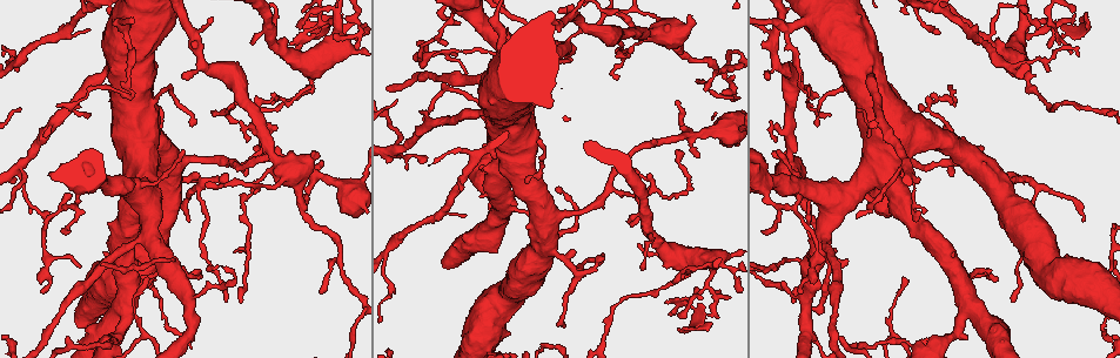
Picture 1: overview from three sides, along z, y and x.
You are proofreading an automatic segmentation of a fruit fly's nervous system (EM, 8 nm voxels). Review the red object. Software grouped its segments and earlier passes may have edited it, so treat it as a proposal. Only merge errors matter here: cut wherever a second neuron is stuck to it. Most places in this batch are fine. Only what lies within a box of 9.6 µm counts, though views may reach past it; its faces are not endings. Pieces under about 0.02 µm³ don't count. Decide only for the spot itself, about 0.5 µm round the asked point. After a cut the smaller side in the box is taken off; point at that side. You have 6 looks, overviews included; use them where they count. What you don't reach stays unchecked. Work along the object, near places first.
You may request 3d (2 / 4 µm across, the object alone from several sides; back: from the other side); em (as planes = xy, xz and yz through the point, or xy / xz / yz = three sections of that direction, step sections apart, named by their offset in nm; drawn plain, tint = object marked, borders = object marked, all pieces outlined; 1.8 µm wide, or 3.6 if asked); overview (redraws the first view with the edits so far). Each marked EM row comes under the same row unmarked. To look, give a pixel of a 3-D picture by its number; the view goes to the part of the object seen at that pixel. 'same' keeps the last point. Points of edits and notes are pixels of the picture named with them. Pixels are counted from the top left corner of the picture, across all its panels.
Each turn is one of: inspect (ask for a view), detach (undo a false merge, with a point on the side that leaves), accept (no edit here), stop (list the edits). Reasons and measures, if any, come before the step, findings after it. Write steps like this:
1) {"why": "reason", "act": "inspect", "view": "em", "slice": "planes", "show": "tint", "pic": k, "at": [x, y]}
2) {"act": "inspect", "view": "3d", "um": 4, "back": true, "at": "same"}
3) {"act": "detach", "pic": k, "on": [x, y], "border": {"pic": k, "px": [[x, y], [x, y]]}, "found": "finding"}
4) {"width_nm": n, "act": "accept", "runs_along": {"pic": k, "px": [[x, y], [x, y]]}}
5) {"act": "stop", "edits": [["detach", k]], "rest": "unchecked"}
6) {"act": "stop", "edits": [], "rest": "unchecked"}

{"why": "calibre changes", "act": "inspect", "view": "em", "um": 3.6, "slice": "xy", "step": 16, "show": "tint", "pic": 1, "at": [131, 114]}

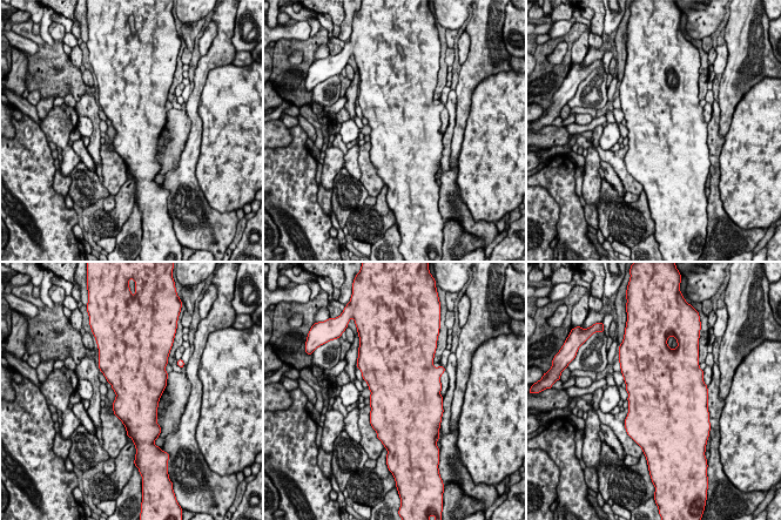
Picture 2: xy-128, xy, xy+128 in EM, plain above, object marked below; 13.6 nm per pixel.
{"act": "inspect", "view": "em", "um": 3.6, "slice": "planes", "show": "borders", "at": "same"}

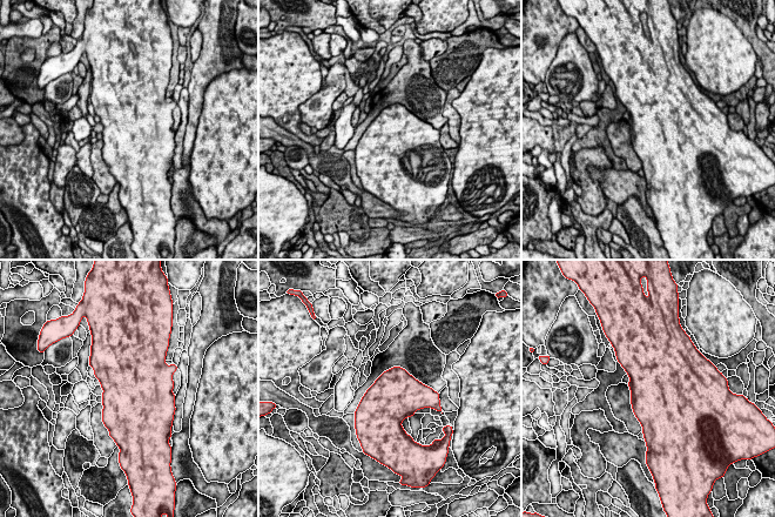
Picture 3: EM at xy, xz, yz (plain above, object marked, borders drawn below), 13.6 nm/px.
{"act": "accept", "found": "all the same neuron"}

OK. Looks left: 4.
{"why": "thick turns thin", "act": "inspect", "view": "3d", "um": 4, "pic": 1, "at": [826, 239]}

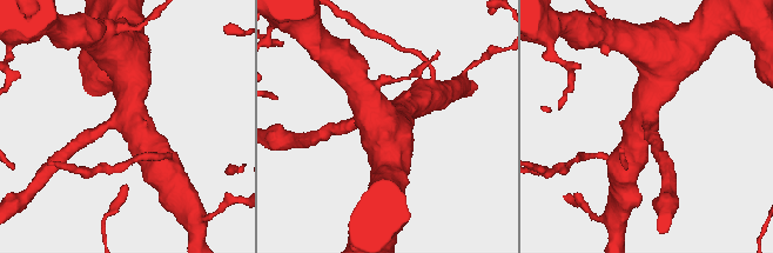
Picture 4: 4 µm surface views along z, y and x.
{"arms": 3, "arm_widths_nm": [200, 440, 550], "act": "inspect", "view": "em", "slice": "yz", "step": 16, "show": "tint", "pic": 4, "at": [645, 124]}

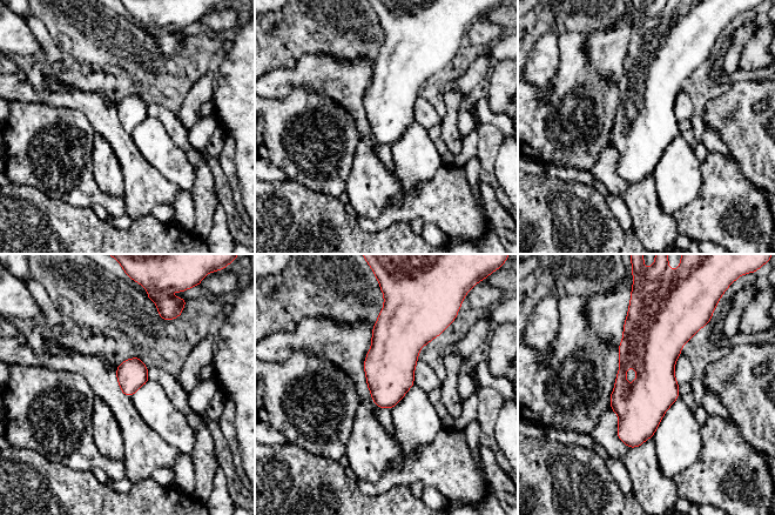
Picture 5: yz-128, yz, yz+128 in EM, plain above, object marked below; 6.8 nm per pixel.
{"act": "inspect", "view": "em", "slice": "planes", "show": "borders", "at": "same"}

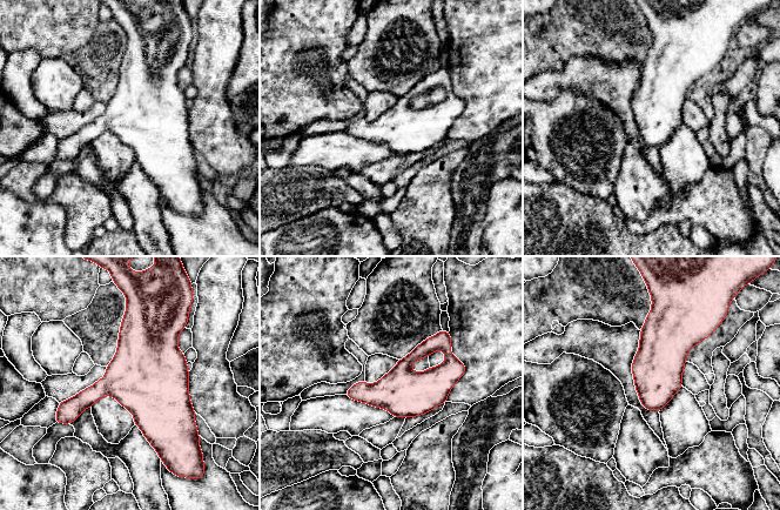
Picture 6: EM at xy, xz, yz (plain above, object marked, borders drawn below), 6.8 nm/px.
{"act": "accept", "found": "all the same neuron"}

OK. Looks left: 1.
{"act": "stop", "edits": [], "rest": "unchecked"}

